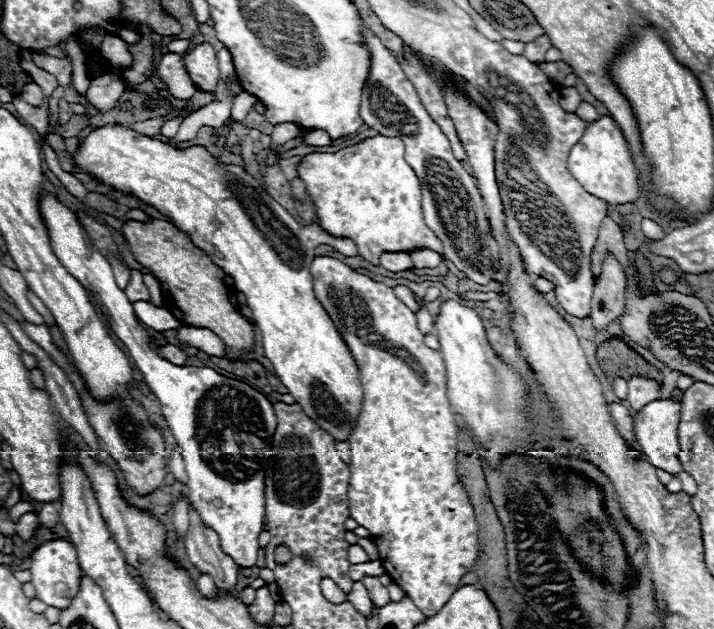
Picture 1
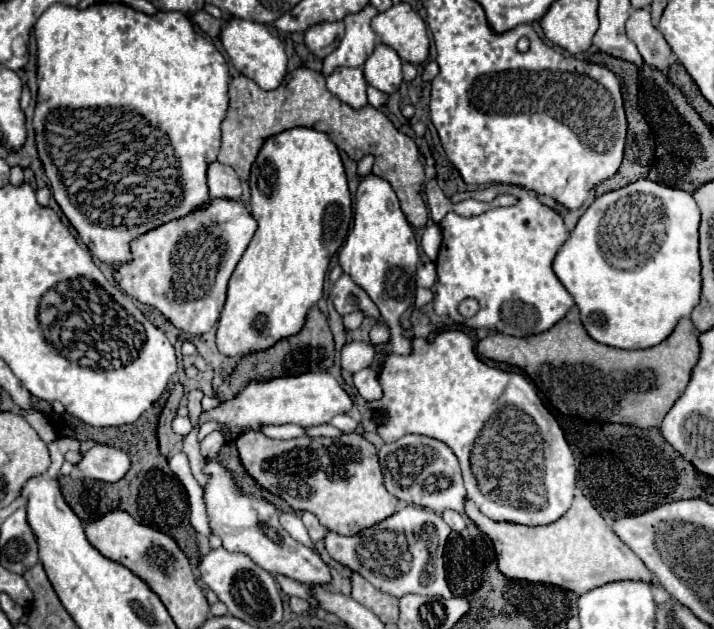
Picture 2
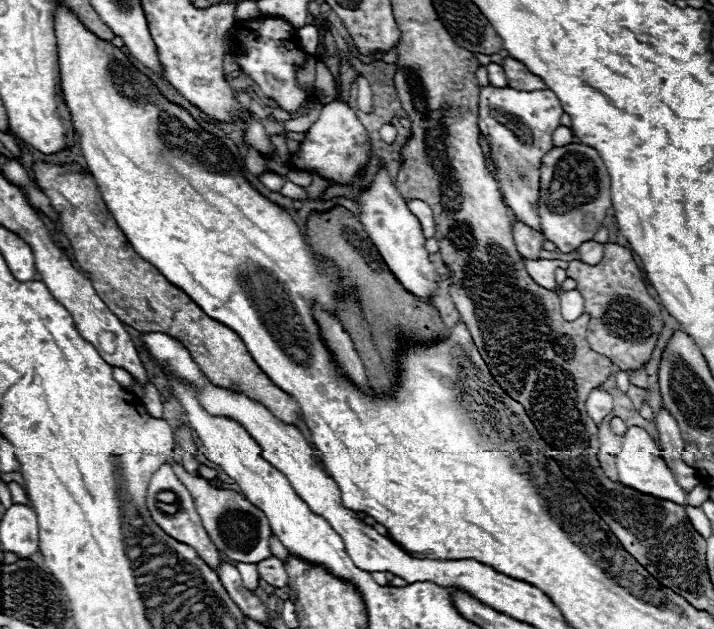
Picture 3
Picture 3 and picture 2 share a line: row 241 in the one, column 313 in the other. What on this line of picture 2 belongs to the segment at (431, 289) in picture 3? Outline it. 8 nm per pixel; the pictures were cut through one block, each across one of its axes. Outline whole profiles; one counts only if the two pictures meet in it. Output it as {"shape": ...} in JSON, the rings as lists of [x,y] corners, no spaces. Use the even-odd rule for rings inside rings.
{"shape":[[[306,372],[300,376],[280,376],[280,378],[270,378],[270,380],[248,380],[244,390],[240,390],[232,400],[220,402],[220,406],[206,410],[198,418],[198,426],[204,422],[218,422],[222,424],[222,432],[230,436],[238,436],[246,430],[260,430],[264,426],[276,426],[276,424],[300,424],[300,426],[316,426],[316,424],[326,424],[330,422],[336,414],[348,412],[352,406],[350,396],[342,390],[342,386],[336,382],[334,376],[328,372]]]}

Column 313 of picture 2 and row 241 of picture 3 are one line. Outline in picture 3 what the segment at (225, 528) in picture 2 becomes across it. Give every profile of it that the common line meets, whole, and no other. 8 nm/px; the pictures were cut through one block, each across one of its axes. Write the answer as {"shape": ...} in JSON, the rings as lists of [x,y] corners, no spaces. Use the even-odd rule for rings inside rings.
{"shape":[[[566,144],[552,148],[542,158],[536,210],[544,238],[550,240],[560,252],[572,252],[580,244],[592,240],[610,206],[610,176],[594,148],[584,144]]]}

